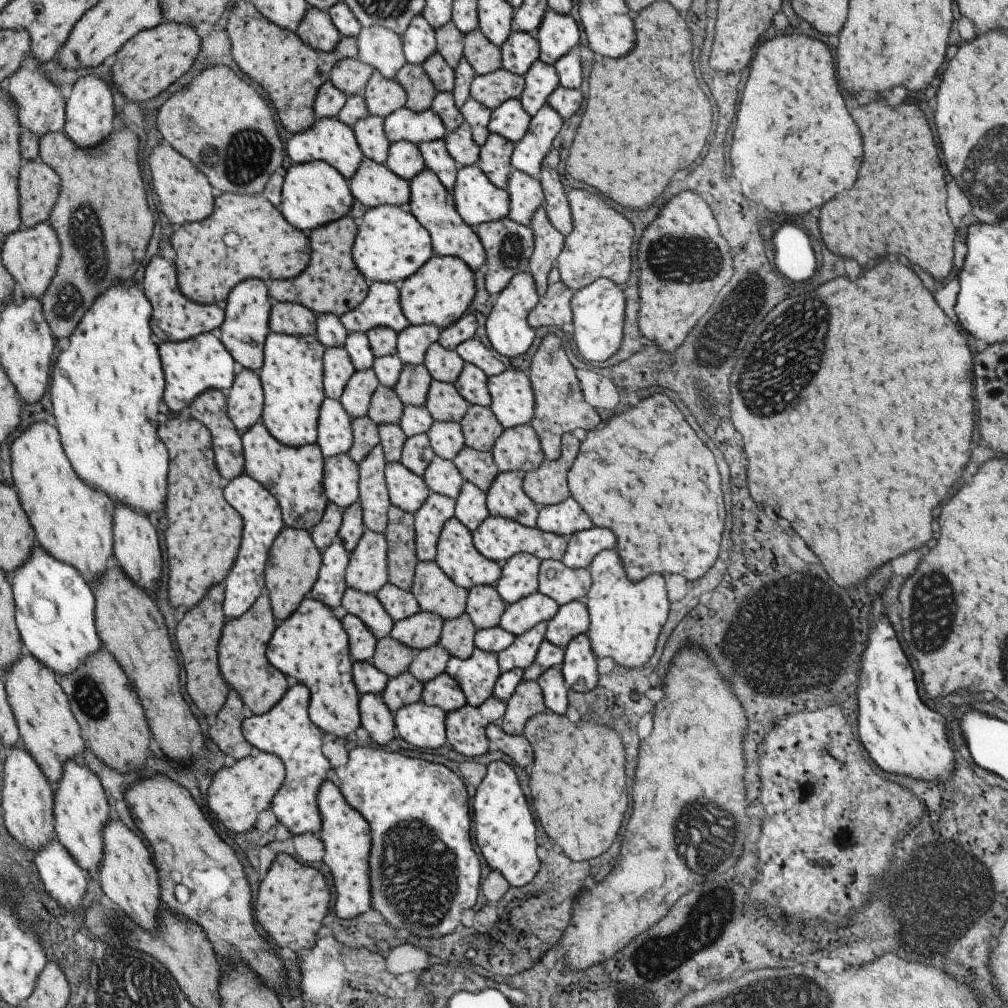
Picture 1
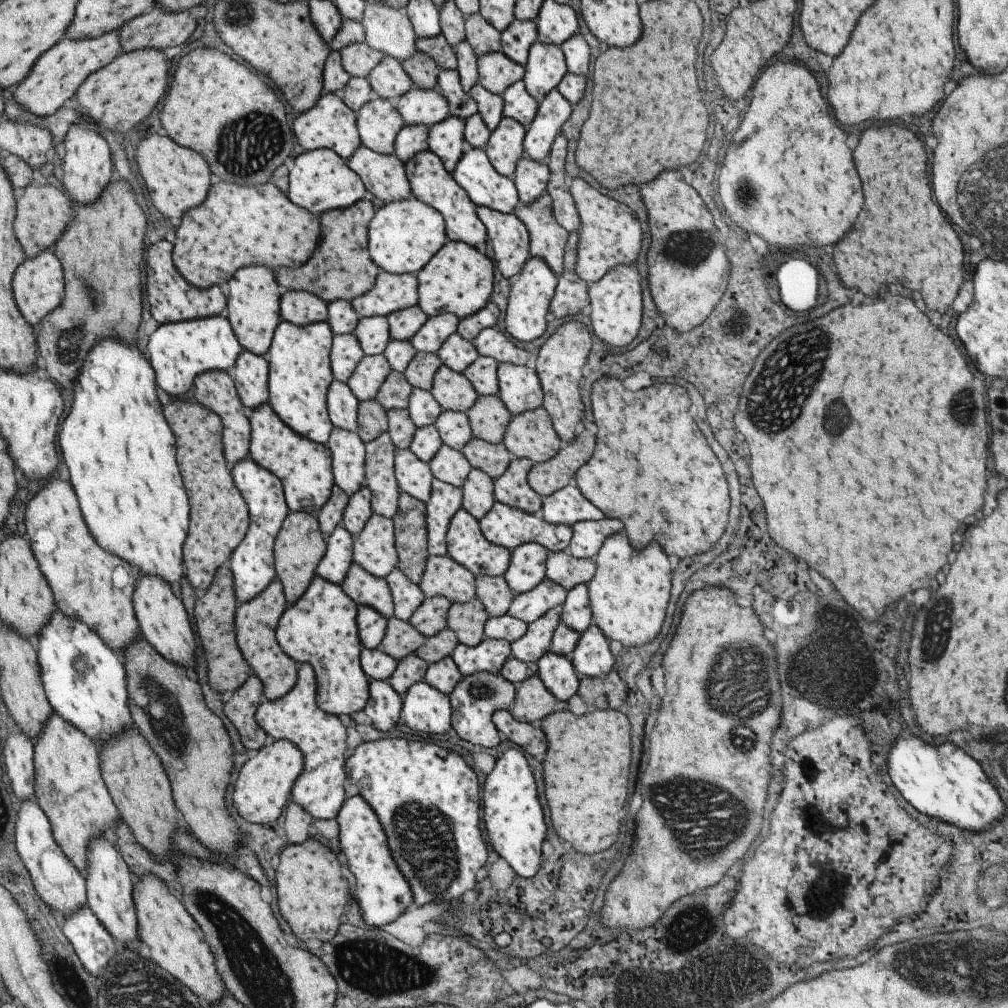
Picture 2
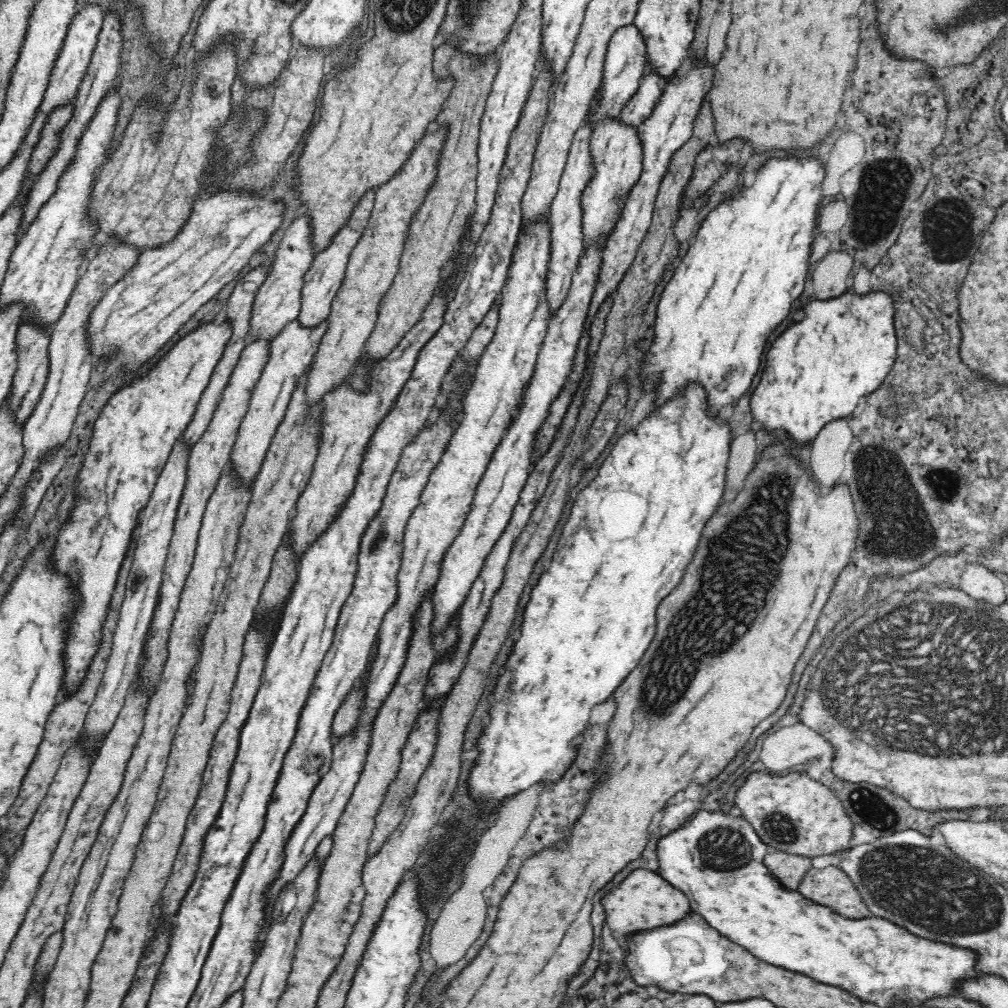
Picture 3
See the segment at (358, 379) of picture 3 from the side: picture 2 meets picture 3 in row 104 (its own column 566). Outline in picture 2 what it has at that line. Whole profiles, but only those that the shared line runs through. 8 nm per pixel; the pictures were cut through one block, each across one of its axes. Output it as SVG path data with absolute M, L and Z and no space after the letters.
M579 428L575 438L562 445L555 456L532 466L526 475L527 486L543 498L570 485L575 472L589 460L593 444L593 434Z

